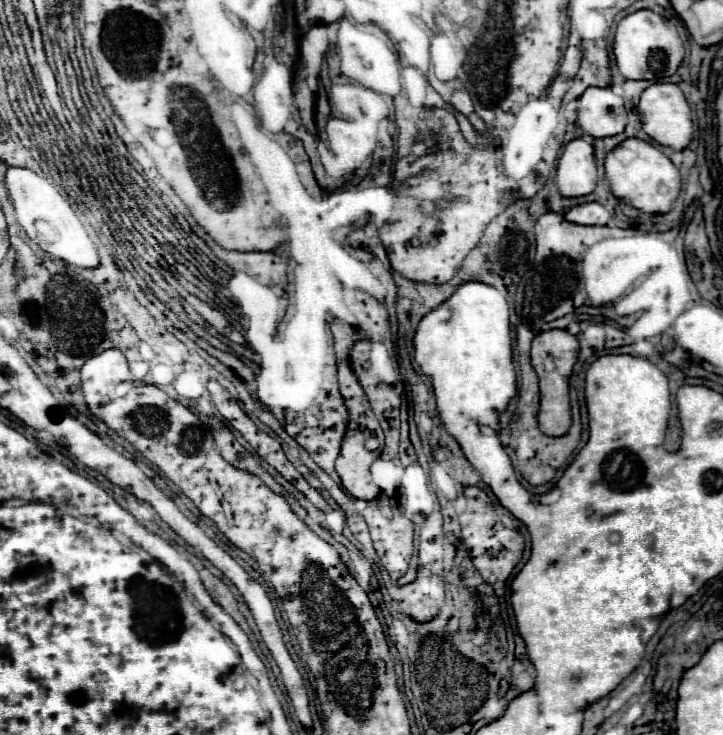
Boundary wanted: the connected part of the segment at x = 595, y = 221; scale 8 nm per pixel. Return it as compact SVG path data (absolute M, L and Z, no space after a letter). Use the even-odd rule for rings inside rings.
M600 203L576 205L564 213L564 217L576 225L608 225L610 213Z

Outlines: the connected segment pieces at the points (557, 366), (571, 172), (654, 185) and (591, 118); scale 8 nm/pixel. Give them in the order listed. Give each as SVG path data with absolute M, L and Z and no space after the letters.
M550 329L534 337L532 341L532 367L540 379L540 413L538 425L550 437L560 437L568 433L572 423L570 399L568 399L568 377L578 357L578 339L566 329Z
M574 139L564 147L558 161L556 185L562 197L582 197L596 189L594 147L584 139Z
M626 139L616 145L606 155L604 167L610 191L644 213L668 213L680 193L680 173L674 163L660 149L642 139Z
M588 87L578 99L578 125L592 137L618 135L626 127L622 97L610 89Z

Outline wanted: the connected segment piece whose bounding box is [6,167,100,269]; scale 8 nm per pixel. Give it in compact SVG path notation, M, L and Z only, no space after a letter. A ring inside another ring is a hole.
M10 167L6 173L6 187L10 191L10 199L16 209L18 223L36 245L40 245L52 257L66 261L68 265L76 265L84 269L92 269L100 265L100 255L96 245L88 237L84 225L80 223L70 203L60 195L60 191L52 183L38 177L30 169Z

